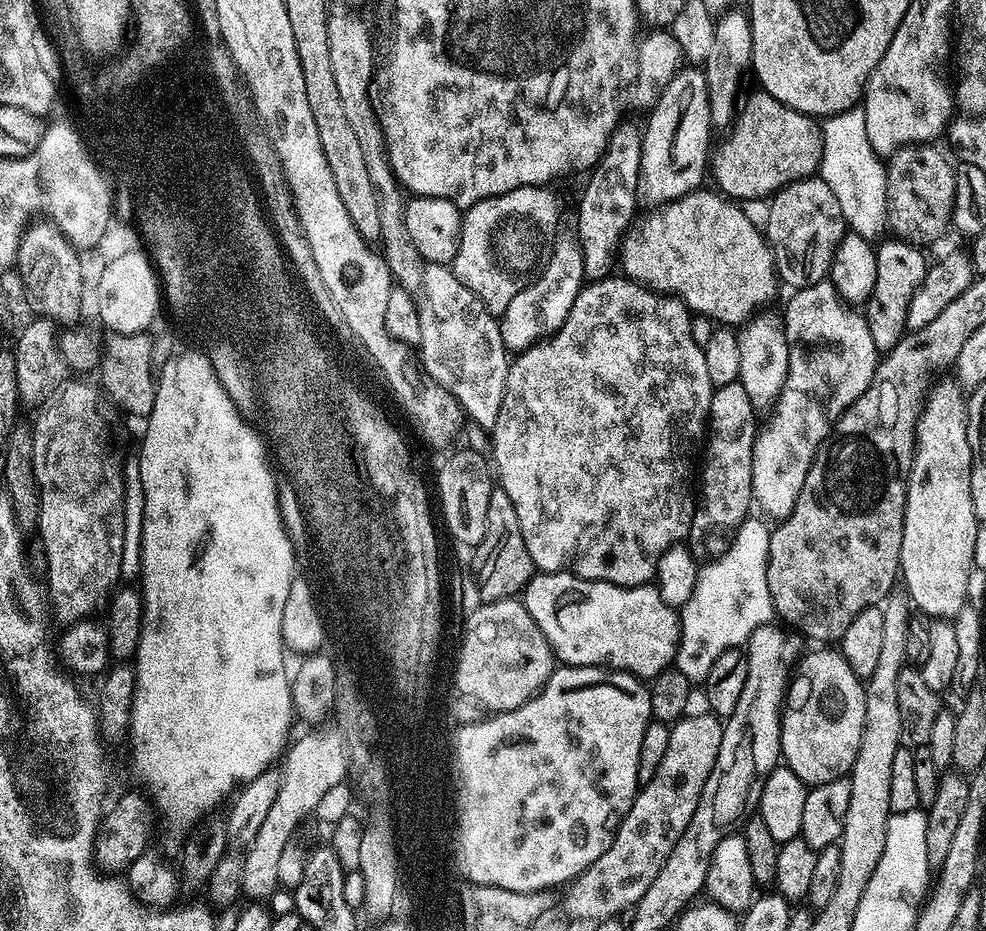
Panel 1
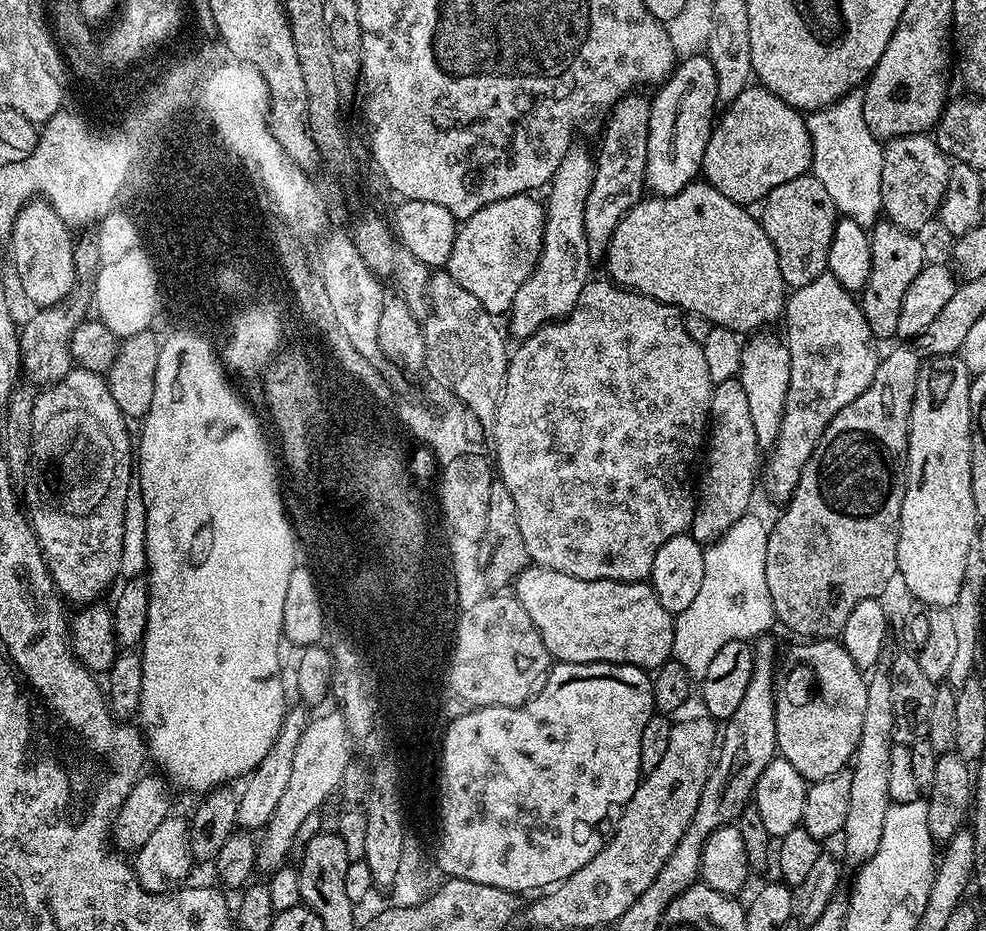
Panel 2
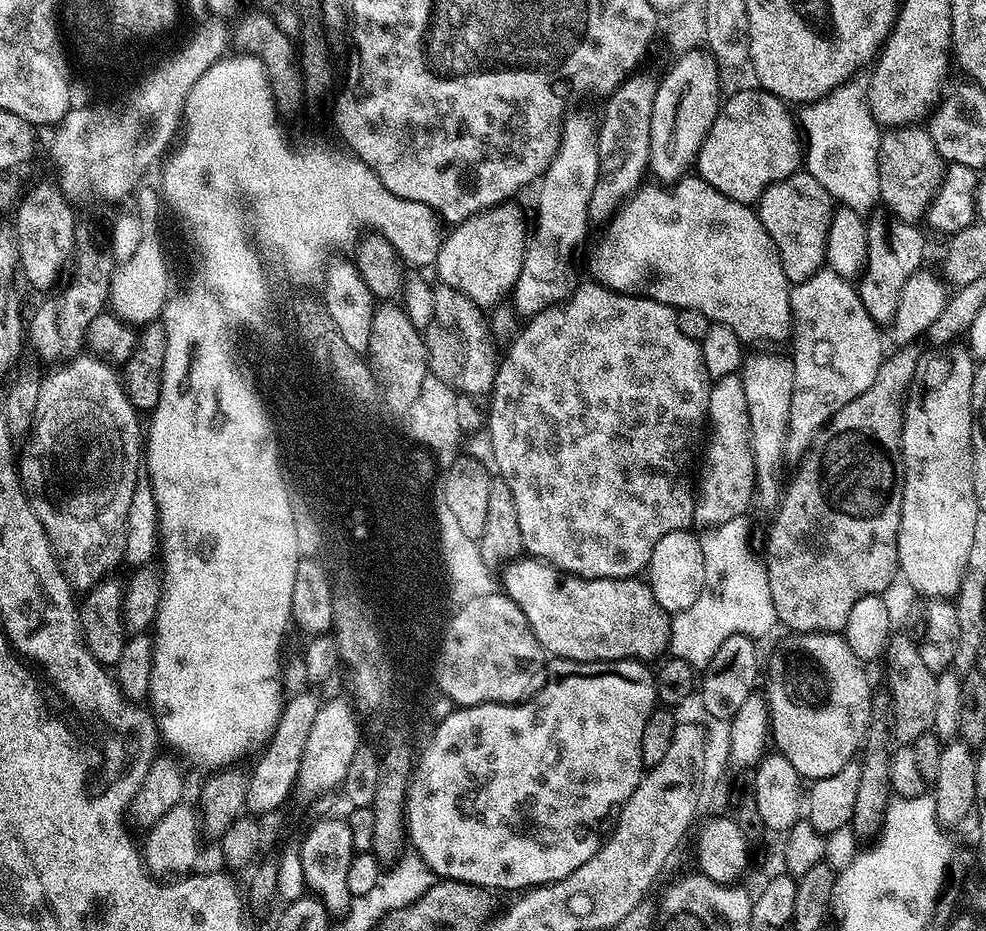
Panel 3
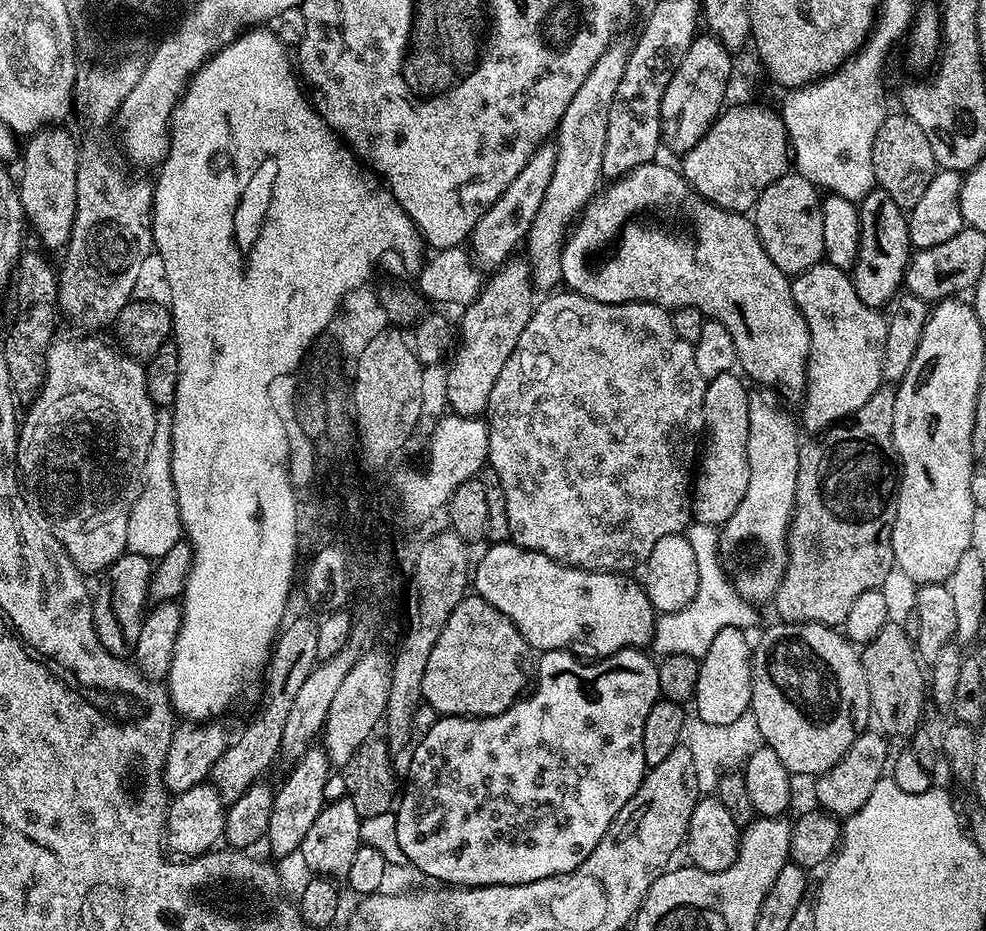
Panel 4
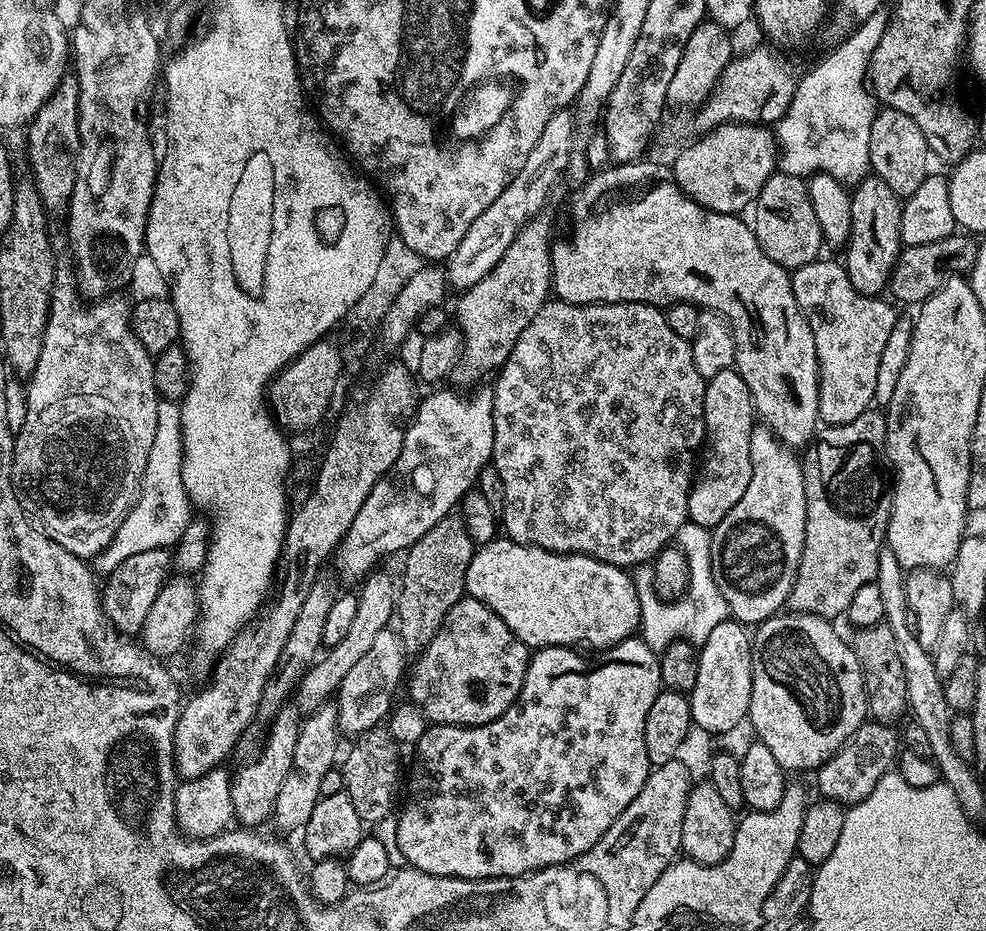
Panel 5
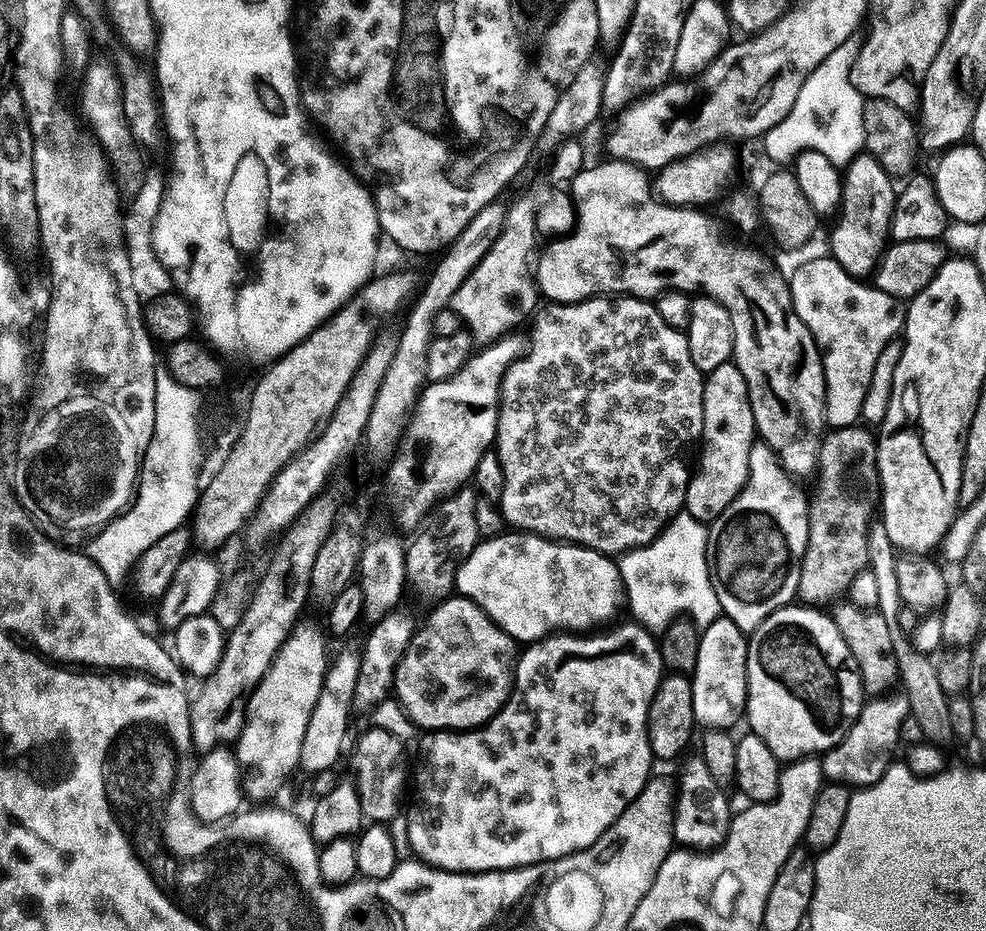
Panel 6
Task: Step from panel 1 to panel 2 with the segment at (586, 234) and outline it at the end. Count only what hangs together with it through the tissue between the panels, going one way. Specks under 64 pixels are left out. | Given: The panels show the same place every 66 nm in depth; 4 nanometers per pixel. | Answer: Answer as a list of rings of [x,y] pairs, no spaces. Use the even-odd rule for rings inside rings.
[[[642,94],[626,95],[612,107],[606,116],[608,125],[604,128],[604,137],[600,140],[600,153],[595,153],[596,173],[590,186],[590,194],[586,194],[586,210],[584,211],[584,236],[588,239],[589,257],[603,257],[608,250],[611,236],[622,222],[624,216],[641,199],[645,191],[646,158],[648,157],[648,127],[650,126],[650,110],[652,105],[649,97]]]

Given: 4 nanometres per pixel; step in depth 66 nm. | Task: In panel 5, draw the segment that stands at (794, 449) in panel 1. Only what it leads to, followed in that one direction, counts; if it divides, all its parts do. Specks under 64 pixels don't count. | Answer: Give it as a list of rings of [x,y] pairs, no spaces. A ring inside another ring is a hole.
[[[817,258],[811,260],[806,266],[795,269],[791,273],[794,298],[797,299],[797,304],[801,308],[802,314],[805,316],[806,322],[809,323],[810,330],[814,334],[814,346],[817,347],[817,366],[819,368],[819,386],[820,393],[818,394],[818,410],[820,411],[819,419],[825,425],[829,424],[845,424],[846,422],[854,422],[854,418],[858,418],[863,412],[869,411],[873,407],[876,391],[874,385],[878,383],[878,362],[882,358],[882,350],[886,347],[886,338],[890,338],[890,330],[894,330],[898,319],[898,313],[891,308],[893,305],[887,299],[880,296],[863,296],[854,290],[854,286],[850,286],[848,275],[844,269],[843,263],[832,260],[824,260],[825,258]]]

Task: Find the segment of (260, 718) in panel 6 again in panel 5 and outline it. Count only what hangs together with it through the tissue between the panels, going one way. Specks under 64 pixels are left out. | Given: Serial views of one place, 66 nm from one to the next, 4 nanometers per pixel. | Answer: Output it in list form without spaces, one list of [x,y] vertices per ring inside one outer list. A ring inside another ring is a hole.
[[[286,706],[282,709],[273,718],[272,723],[267,725],[262,747],[255,753],[254,758],[249,759],[245,763],[249,764],[232,776],[230,798],[234,802],[234,820],[237,825],[256,830],[273,819],[275,803],[278,794],[281,793],[282,782],[285,781],[291,762],[294,760],[294,746],[298,742],[301,721],[301,713],[295,707]]]

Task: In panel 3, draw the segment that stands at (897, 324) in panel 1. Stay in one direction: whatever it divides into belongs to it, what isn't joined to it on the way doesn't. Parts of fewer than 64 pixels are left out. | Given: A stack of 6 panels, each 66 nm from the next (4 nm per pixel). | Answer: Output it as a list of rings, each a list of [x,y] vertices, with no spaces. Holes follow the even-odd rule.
[[[876,210],[867,217],[866,262],[858,277],[858,291],[866,314],[881,326],[891,325],[894,310],[898,310],[898,294],[906,281],[921,271],[924,260],[924,236],[915,223],[899,220],[884,210]]]

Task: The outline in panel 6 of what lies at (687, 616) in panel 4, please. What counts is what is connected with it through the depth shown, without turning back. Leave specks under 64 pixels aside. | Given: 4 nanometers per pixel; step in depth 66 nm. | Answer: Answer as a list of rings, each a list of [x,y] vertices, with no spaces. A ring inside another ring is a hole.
[[[677,514],[665,526],[663,532],[645,548],[623,553],[619,557],[620,581],[624,584],[626,608],[632,611],[631,619],[653,634],[663,632],[672,620],[687,614],[697,628],[703,630],[722,614],[718,594],[714,594],[712,579],[708,573],[708,530],[701,521],[687,514]]]

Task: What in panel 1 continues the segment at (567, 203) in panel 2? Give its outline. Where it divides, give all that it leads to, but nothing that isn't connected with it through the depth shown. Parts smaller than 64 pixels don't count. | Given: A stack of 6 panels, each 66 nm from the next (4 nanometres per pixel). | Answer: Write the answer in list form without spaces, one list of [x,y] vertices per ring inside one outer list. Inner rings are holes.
[[[561,239],[552,250],[552,256],[540,269],[532,283],[519,292],[506,310],[499,313],[502,342],[512,354],[525,352],[531,344],[553,336],[566,322],[570,314],[570,306],[578,298],[580,289],[584,287],[584,267],[582,266],[582,250],[575,239]]]

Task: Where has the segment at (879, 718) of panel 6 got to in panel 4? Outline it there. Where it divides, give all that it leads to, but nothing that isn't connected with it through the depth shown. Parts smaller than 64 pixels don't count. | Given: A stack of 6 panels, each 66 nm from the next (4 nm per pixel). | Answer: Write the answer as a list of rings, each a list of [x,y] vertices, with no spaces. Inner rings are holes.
[[[866,730],[858,738],[854,738],[844,757],[834,766],[830,766],[830,770],[815,777],[816,800],[820,803],[817,805],[828,815],[837,818],[847,818],[862,810],[862,806],[866,806],[866,798],[870,798],[874,786],[878,786],[885,775],[886,765],[890,760],[887,743],[889,741],[876,730]]]

